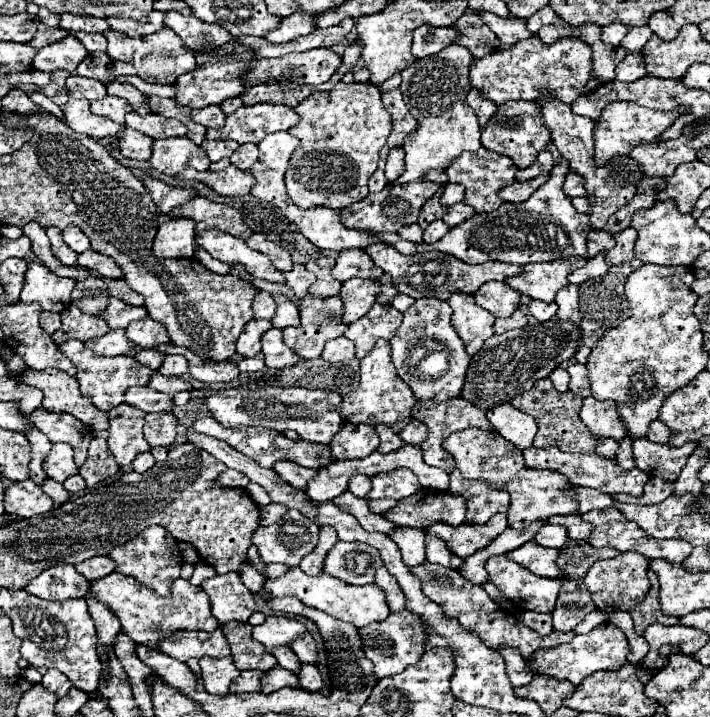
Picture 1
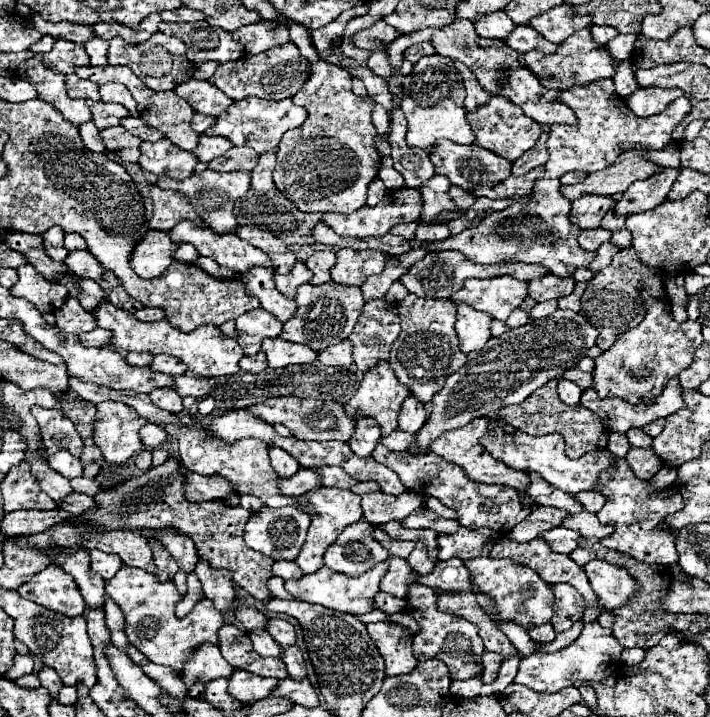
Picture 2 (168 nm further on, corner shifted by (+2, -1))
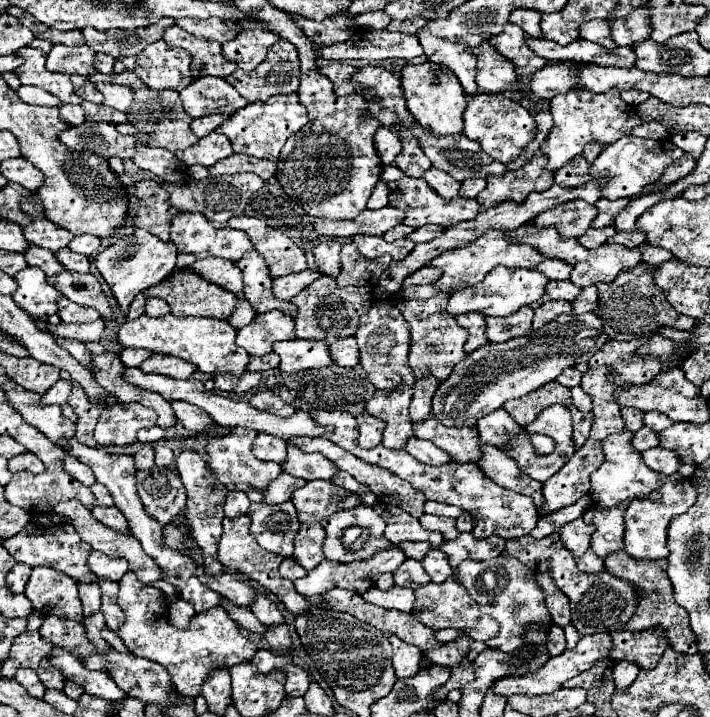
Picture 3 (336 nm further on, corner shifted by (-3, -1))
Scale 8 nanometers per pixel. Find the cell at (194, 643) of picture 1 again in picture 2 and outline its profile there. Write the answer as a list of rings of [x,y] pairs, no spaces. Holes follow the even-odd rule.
[[[203,645],[203,649],[197,649],[191,655],[191,661],[187,661],[183,683],[191,689],[199,681],[209,683],[219,677],[229,677],[231,671],[231,665],[223,659],[217,645]]]

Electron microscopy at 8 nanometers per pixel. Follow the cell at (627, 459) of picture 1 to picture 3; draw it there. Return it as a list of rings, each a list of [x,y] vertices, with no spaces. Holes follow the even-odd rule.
[[[652,447],[652,449],[646,449],[644,453],[640,453],[644,463],[656,471],[656,473],[664,473],[664,475],[672,475],[678,471],[680,467],[680,461],[676,457],[676,453],[670,453],[668,449],[660,449],[660,447]]]

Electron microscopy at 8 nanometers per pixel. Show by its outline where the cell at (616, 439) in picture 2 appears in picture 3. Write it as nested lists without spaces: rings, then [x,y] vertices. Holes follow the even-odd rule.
[[[642,427],[632,437],[632,447],[636,451],[644,451],[644,449],[650,449],[650,447],[656,447],[656,445],[658,445],[658,435],[648,427]]]

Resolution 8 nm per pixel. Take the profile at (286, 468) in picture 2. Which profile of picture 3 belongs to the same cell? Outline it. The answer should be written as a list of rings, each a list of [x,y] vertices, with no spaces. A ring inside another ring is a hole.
[[[258,433],[254,441],[254,453],[262,461],[276,461],[282,465],[286,461],[286,441],[268,433]]]

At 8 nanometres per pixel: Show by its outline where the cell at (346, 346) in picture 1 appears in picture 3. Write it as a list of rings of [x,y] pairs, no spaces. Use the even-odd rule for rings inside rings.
[[[346,337],[330,345],[330,357],[334,365],[340,367],[354,367],[358,363],[358,345],[354,337]]]

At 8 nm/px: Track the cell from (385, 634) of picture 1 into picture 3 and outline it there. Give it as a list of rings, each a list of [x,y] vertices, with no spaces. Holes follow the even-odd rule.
[[[390,635],[388,637],[392,647],[394,647],[394,671],[396,671],[396,677],[412,677],[416,671],[420,671],[420,659],[422,659],[422,653],[418,647],[414,645],[408,645],[404,641],[400,641],[396,635]]]

